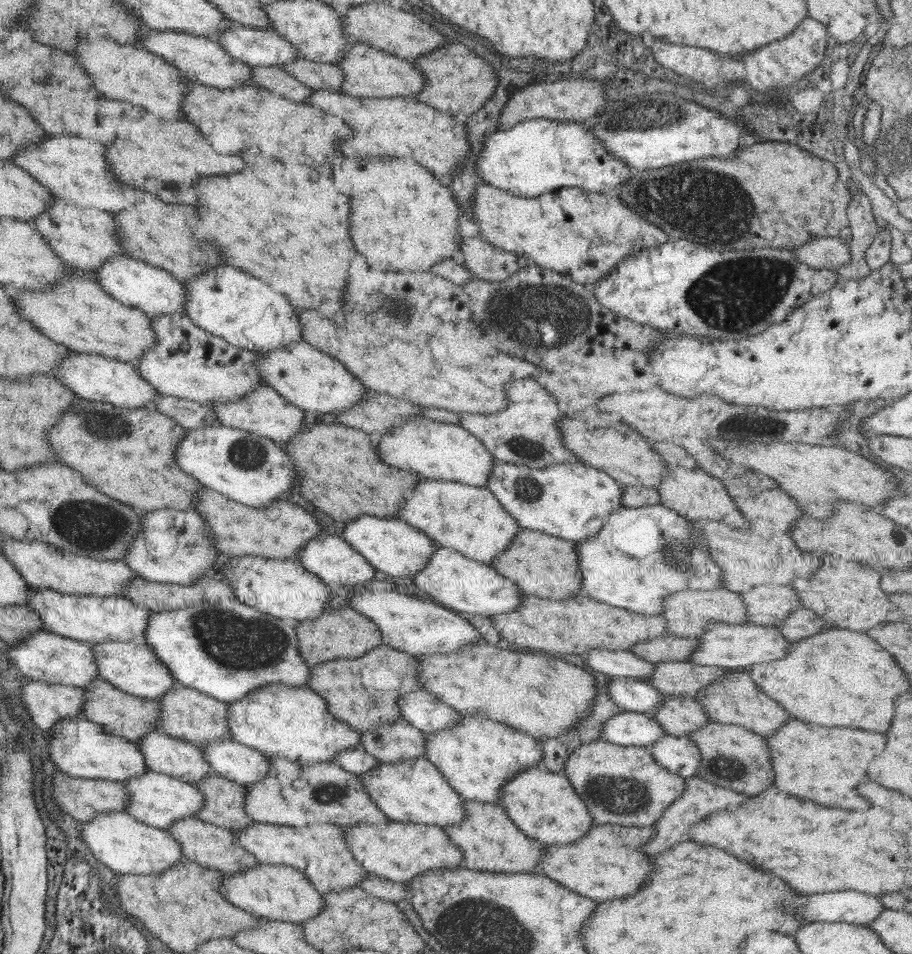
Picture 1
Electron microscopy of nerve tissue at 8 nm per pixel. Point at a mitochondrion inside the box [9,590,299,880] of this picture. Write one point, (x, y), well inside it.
(235, 643)

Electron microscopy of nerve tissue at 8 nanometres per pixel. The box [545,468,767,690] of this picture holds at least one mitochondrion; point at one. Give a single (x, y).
(681, 555)

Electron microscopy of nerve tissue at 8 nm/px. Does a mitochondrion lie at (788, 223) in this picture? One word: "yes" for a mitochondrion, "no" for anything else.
no

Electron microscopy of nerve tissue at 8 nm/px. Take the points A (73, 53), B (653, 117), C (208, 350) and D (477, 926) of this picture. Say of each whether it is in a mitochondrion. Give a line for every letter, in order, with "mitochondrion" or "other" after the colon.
A: other
B: mitochondrion
C: other
D: mitochondrion

